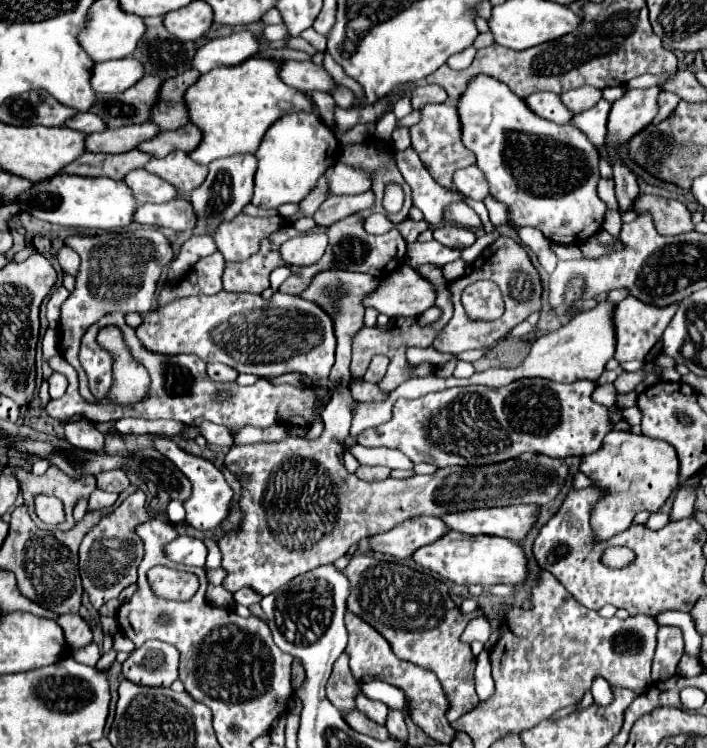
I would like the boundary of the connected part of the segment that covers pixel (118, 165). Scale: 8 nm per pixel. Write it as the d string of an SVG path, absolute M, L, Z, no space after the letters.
M138 149L120 155L104 155L104 153L84 153L76 161L68 163L62 173L84 175L84 177L112 177L124 179L132 169L144 167L152 157Z

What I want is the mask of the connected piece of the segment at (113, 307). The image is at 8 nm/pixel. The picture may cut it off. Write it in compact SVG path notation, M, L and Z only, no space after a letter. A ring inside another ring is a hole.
M138 227L122 233L102 233L102 235L70 235L66 237L64 245L74 249L80 255L82 263L76 277L76 289L62 305L60 353L77 371L80 379L80 395L88 403L88 397L92 397L92 393L88 391L88 379L78 361L78 349L84 331L100 317L112 311L148 313L154 305L156 283L164 267L174 261L174 251L168 239L154 227L144 229Z

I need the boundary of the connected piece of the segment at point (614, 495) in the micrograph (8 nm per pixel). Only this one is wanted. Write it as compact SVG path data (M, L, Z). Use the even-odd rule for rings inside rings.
M610 431L604 437L604 445L596 453L582 457L580 471L602 491L602 497L596 501L596 509L592 509L590 517L590 525L600 539L610 539L612 535L628 529L634 515L640 511L658 513L680 483L676 451L666 441L634 435L630 431Z

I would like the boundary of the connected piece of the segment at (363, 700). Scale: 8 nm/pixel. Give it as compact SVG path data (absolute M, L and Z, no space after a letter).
M358 689L358 695L356 695L356 707L360 711L364 711L366 715L370 715L376 723L386 723L386 705L382 705L380 701L372 701L368 699L360 689Z

